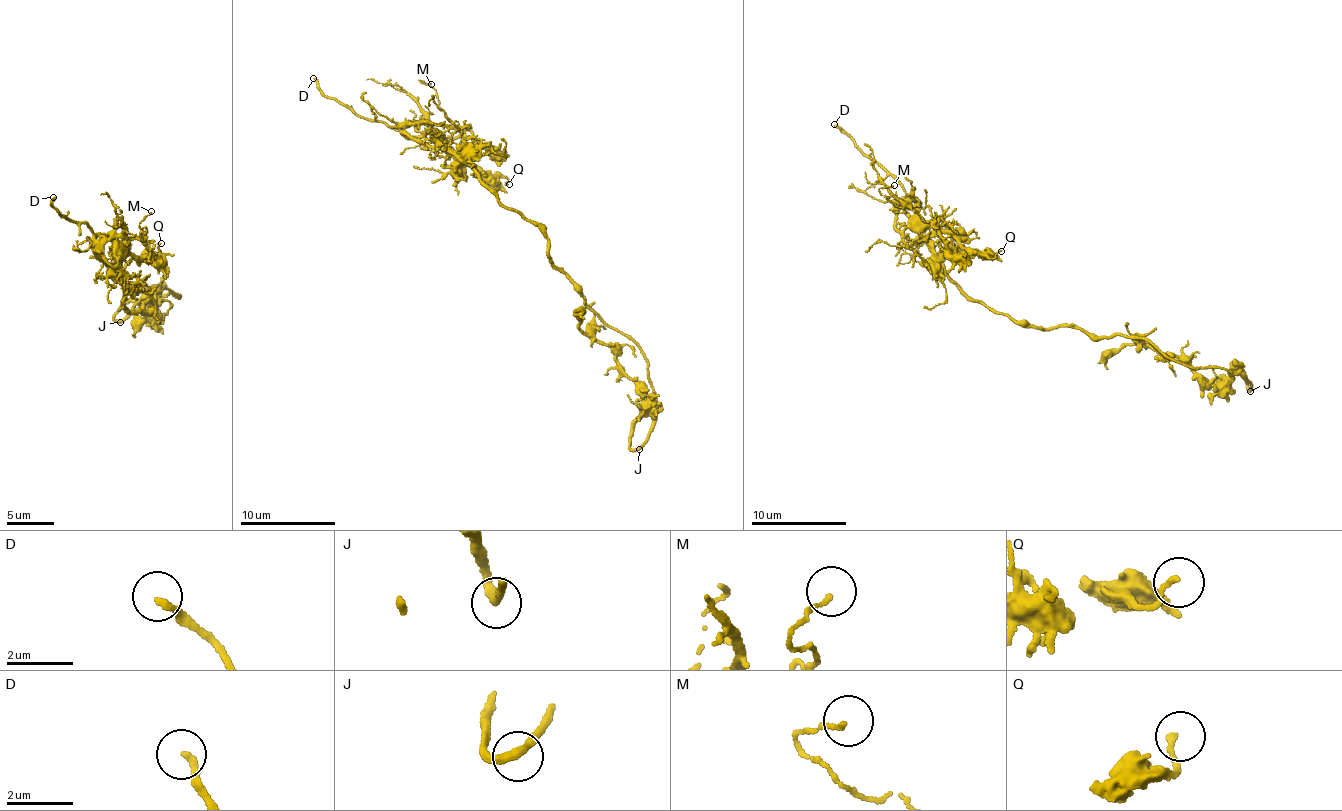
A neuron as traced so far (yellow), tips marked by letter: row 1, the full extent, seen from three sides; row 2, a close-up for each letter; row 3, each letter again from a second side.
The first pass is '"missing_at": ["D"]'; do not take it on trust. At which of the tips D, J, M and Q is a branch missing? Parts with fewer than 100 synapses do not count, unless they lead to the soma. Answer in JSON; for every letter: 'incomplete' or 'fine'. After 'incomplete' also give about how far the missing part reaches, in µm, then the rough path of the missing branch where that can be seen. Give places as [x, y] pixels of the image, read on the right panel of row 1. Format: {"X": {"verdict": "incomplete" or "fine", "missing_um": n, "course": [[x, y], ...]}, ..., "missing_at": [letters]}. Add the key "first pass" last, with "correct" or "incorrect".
{"D": {"verdict": "incomplete", "missing_um": 40, "course": [[834, 124], [792, 112], [802, 110], [802, 118], [812, 120], [844, 88], [838, 50], [863, 38], [860, 33]]}, "J": {"verdict": "fine"}, "M": {"verdict": "fine"}, "Q": {"verdict": "fine"}, "missing_at": ["D"], "first pass": "correct"}

